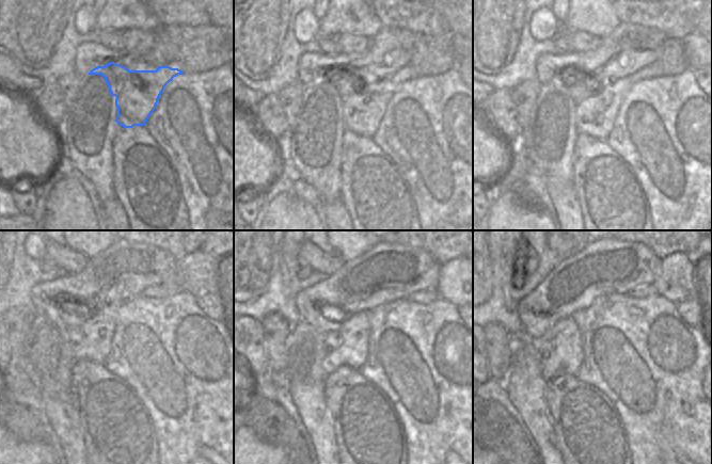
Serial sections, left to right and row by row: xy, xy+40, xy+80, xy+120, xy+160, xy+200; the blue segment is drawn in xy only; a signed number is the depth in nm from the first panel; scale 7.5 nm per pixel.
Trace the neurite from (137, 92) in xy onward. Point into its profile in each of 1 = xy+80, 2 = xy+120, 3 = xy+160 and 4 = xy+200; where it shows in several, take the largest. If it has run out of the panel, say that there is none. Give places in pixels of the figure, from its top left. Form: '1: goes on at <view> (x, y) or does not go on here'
1: goes on at xy+80 (597, 108)
2: goes on at xy+120 (105, 342)
3: goes on at xy+160 (347, 350)
4: goes on at xy+200 (587, 361)

